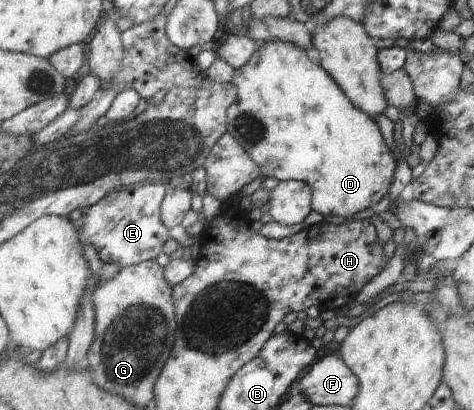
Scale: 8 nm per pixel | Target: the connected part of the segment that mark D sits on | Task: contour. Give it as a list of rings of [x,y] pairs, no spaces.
[[[264,40],[262,46],[256,50],[249,62],[242,68],[235,70],[232,76],[232,83],[238,87],[238,98],[236,103],[228,111],[228,134],[235,137],[248,151],[249,156],[255,160],[255,164],[261,168],[261,176],[273,178],[279,182],[297,180],[309,184],[312,189],[312,210],[320,213],[322,216],[339,216],[340,218],[351,218],[358,212],[375,206],[383,200],[383,196],[389,194],[391,182],[395,178],[398,158],[389,149],[381,128],[377,126],[373,117],[369,117],[363,109],[357,108],[355,104],[345,95],[343,89],[336,84],[336,81],[320,66],[315,55],[308,53],[299,45],[290,44],[288,41]]]

